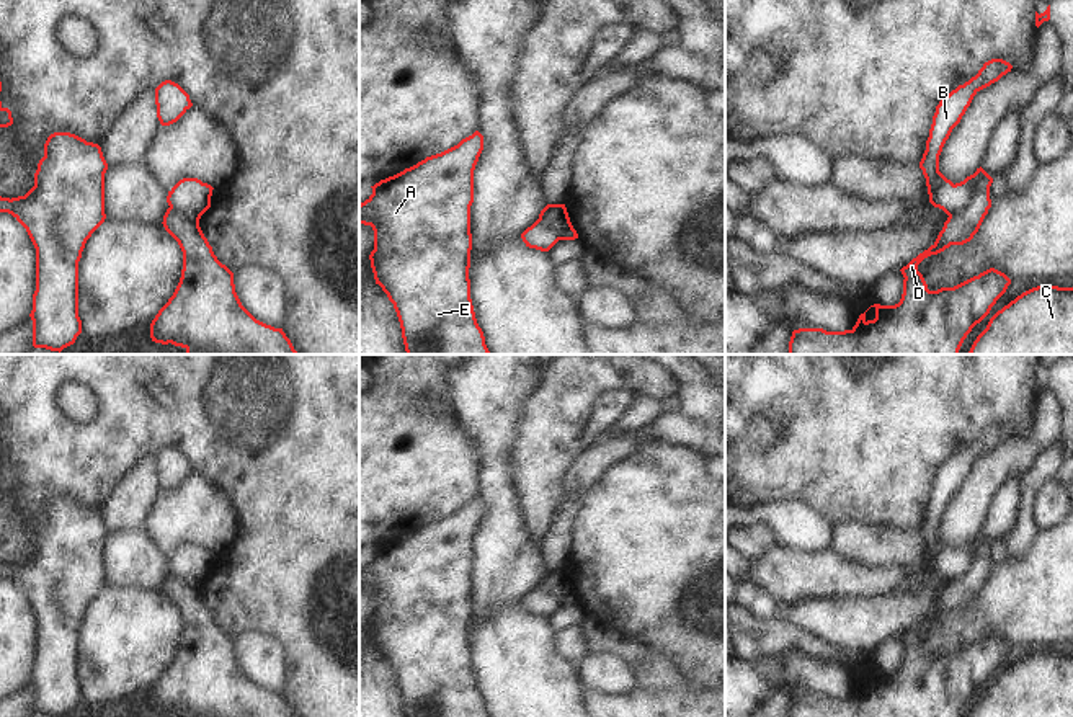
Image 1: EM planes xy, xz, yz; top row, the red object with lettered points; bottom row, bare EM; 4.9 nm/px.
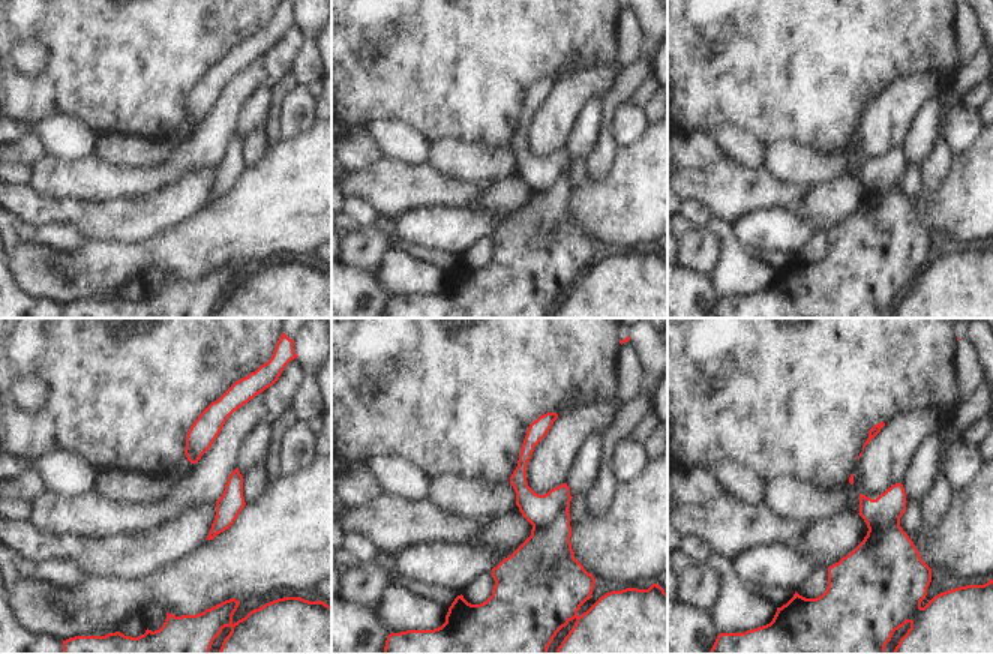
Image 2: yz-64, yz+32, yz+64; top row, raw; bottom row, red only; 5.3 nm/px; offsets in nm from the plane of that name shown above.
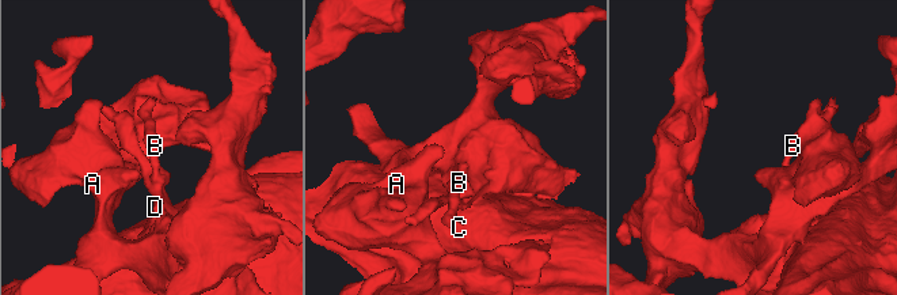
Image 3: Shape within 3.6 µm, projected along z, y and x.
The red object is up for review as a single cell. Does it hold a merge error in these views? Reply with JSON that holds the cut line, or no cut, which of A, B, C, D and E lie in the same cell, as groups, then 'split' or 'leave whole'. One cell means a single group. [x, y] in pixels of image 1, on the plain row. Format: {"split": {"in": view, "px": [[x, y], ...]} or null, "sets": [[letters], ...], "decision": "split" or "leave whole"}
{"split": {"in": "yz", "px": [[975, 539], [975, 554], [970, 567], [961, 577], [949, 582]]}, "sets": [["A", "C", "D", "E"], ["B"]], "decision": "split"}

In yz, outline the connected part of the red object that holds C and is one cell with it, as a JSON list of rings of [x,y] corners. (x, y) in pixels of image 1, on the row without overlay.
[[[1032,653],[988,688],[970,717],[1073,717],[1073,653]]]

